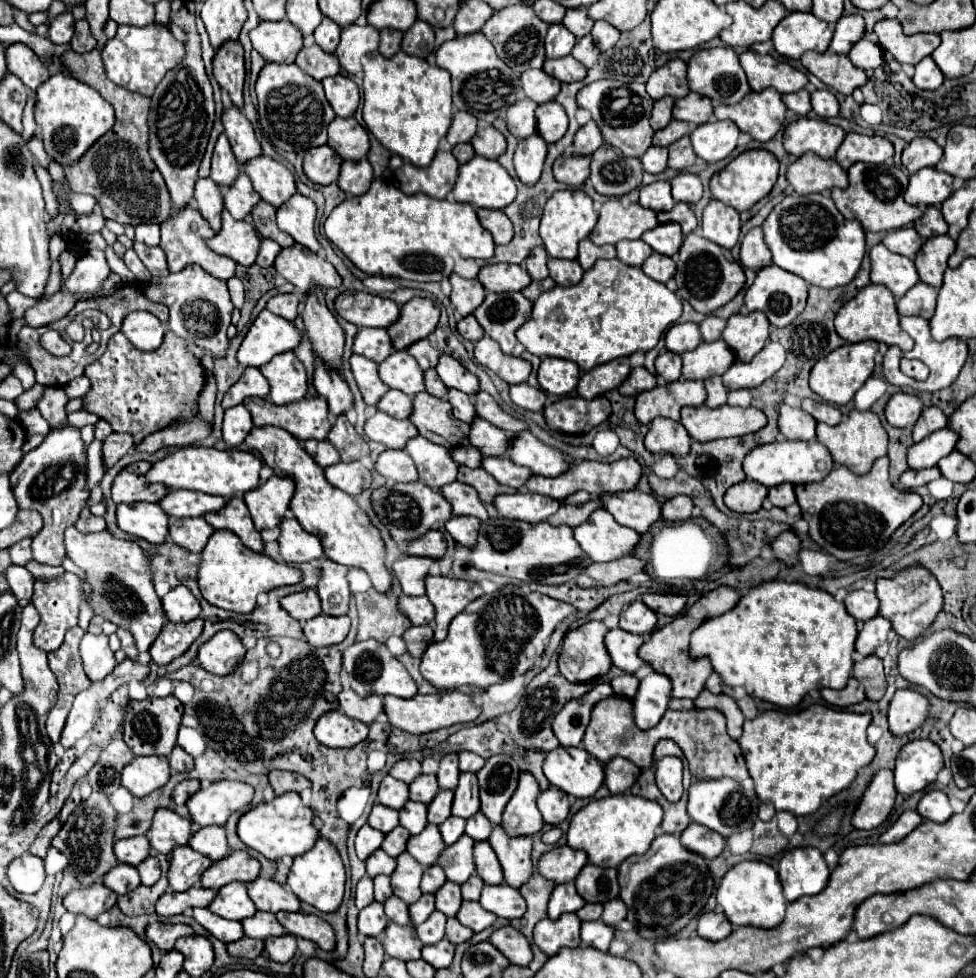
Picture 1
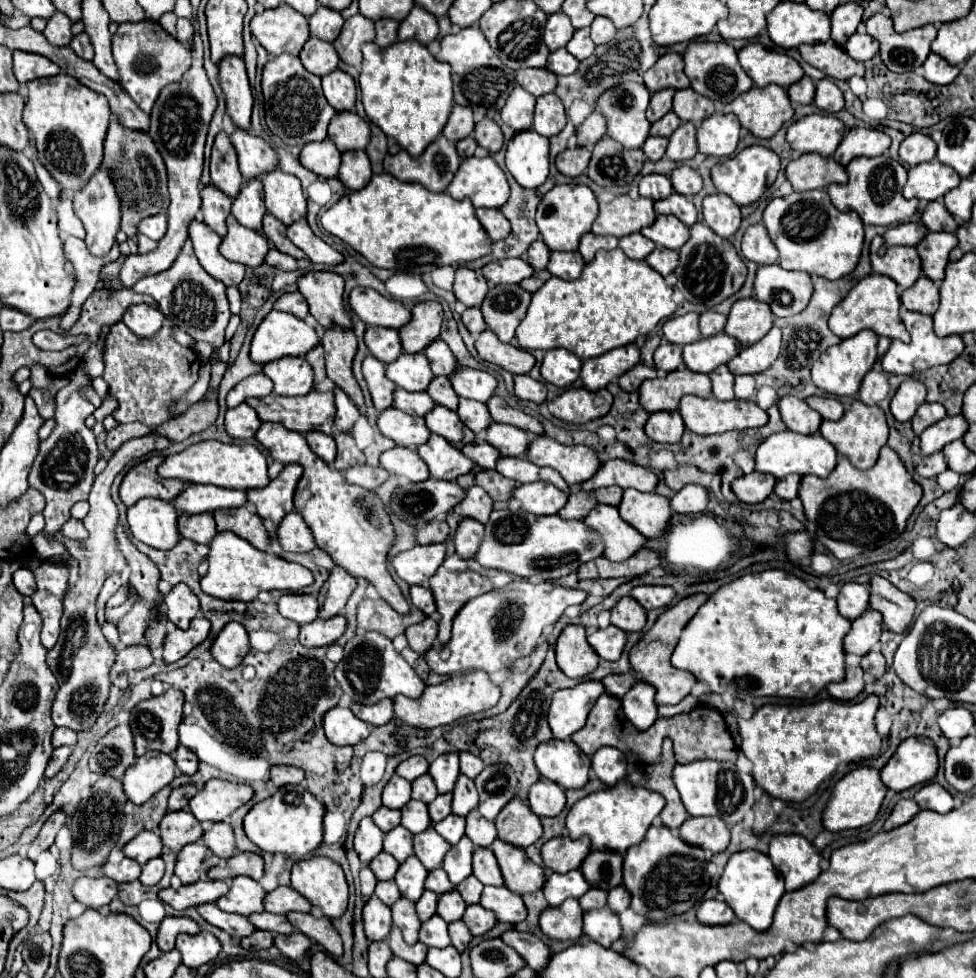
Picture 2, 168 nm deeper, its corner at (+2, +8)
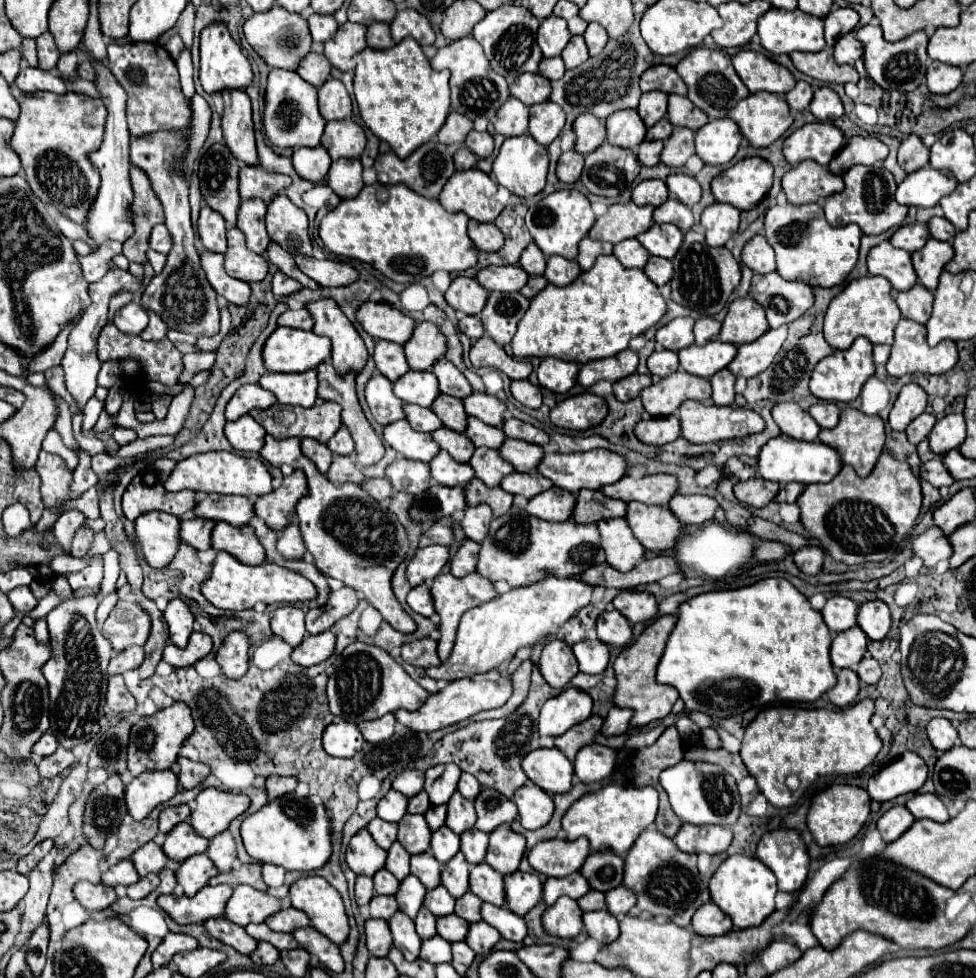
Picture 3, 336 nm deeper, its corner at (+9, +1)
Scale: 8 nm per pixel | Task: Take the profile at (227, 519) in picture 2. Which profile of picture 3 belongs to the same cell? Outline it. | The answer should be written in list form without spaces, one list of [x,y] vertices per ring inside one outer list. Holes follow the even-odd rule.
[[[218,521],[212,531],[212,549],[228,551],[246,565],[260,565],[264,561],[264,547],[260,545],[254,527],[234,527]]]

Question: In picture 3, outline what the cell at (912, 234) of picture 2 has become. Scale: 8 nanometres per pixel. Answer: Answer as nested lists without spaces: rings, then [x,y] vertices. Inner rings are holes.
[[[912,223],[912,225],[902,225],[892,237],[890,243],[898,249],[904,249],[908,253],[918,251],[926,241],[930,239],[926,223]]]

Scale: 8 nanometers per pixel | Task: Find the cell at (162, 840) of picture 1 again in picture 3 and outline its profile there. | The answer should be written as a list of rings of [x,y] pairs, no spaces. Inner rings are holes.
[[[186,821],[178,823],[170,833],[166,833],[162,843],[164,853],[178,863],[182,863],[182,859],[188,859],[190,855],[204,853],[206,847],[208,847],[208,839],[200,837]]]

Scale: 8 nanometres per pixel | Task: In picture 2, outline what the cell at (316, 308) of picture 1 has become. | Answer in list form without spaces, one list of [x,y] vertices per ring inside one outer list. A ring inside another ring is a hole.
[[[331,328],[331,330],[325,330],[321,344],[325,348],[327,376],[335,382],[337,388],[341,388],[353,400],[353,404],[359,408],[359,412],[363,416],[367,416],[361,388],[359,388],[359,384],[353,376],[353,370],[351,370],[353,358],[357,352],[355,334],[351,330],[341,332],[341,328]]]

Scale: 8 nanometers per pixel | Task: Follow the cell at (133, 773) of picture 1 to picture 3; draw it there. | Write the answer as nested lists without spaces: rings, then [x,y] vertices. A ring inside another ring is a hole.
[[[144,771],[142,775],[134,777],[124,791],[124,801],[128,813],[140,821],[144,819],[156,805],[166,803],[178,791],[178,777],[166,771]]]

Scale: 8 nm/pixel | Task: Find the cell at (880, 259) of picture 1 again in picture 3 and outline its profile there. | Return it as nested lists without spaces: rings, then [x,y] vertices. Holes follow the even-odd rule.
[[[888,241],[870,249],[868,273],[886,277],[896,291],[908,291],[918,281],[910,253],[892,247]]]

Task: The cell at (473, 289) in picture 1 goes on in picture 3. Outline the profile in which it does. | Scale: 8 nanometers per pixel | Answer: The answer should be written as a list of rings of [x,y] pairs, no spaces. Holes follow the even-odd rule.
[[[462,275],[456,277],[446,291],[448,305],[466,315],[478,315],[484,309],[486,299],[488,299],[488,291],[476,279]]]

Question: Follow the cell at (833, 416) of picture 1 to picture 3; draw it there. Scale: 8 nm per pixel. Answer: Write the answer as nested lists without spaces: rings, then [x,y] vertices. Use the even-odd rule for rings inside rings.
[[[816,403],[808,409],[808,413],[816,419],[816,423],[820,423],[820,427],[826,429],[832,429],[840,419],[840,409],[834,403]]]

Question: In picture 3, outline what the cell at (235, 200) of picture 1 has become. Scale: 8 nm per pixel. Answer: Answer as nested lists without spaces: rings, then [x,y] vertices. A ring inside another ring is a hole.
[[[246,199],[240,205],[236,227],[246,235],[246,247],[258,255],[266,251],[266,243],[270,243],[270,237],[264,227],[264,215],[266,215],[266,203],[262,199]]]

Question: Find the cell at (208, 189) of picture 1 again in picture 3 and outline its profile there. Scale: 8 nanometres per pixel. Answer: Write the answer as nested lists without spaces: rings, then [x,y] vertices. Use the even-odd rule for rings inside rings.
[[[204,205],[200,211],[198,235],[208,251],[226,253],[226,221],[208,205]]]

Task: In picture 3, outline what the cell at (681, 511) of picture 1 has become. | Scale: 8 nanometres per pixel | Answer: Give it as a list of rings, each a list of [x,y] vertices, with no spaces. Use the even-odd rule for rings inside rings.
[[[674,495],[668,505],[684,525],[702,525],[704,521],[712,521],[714,511],[718,509],[718,503],[706,495]]]

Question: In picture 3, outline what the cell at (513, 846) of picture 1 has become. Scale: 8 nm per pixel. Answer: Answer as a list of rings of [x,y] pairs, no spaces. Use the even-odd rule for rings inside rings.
[[[514,871],[504,875],[506,905],[520,917],[526,915],[542,897],[542,881],[534,873]]]

